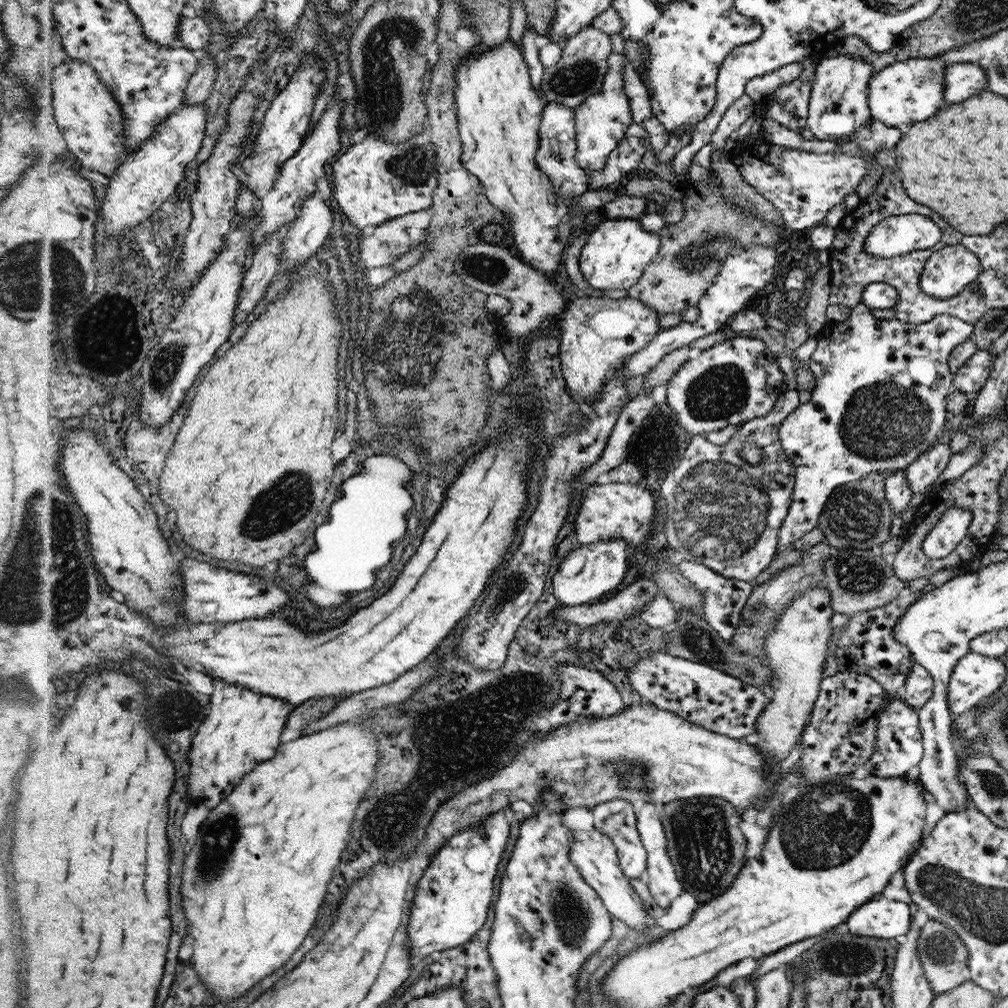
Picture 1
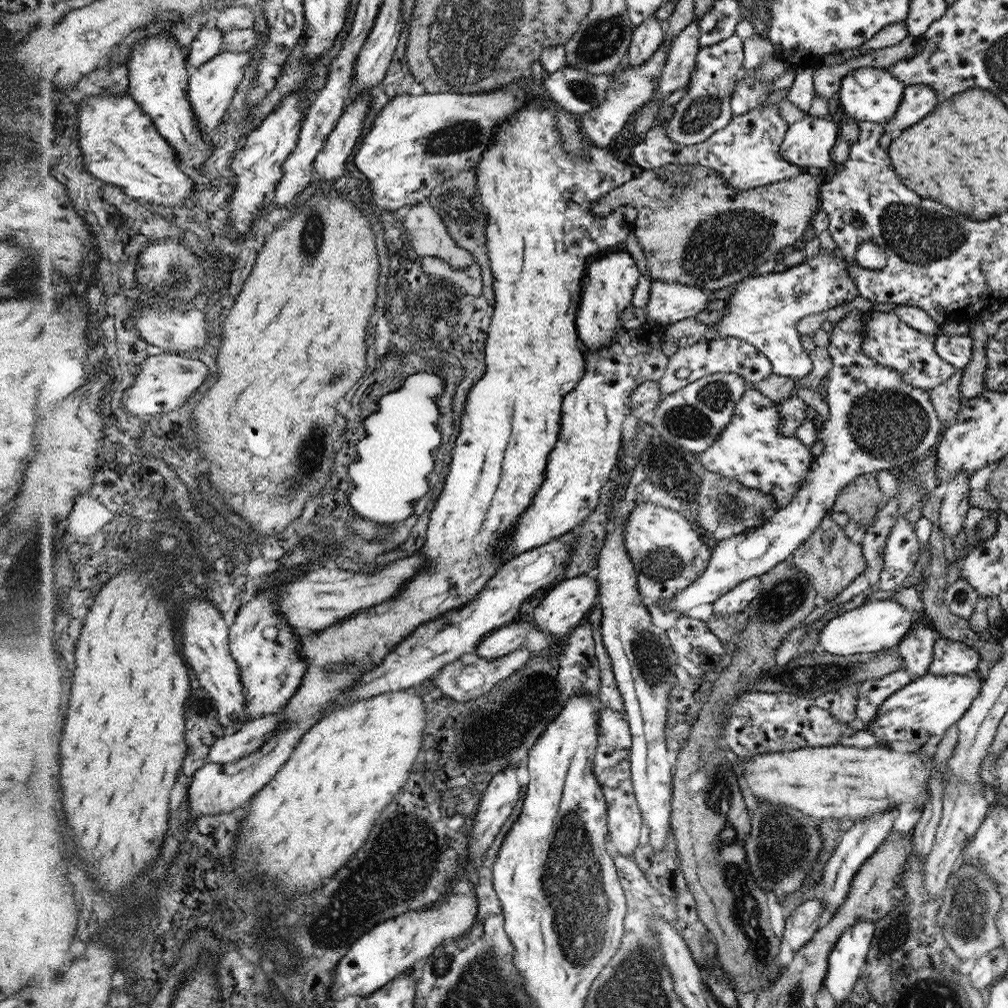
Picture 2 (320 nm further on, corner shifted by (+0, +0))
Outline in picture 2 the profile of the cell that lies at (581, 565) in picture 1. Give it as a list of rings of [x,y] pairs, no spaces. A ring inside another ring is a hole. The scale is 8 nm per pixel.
[[[583,573],[574,578],[568,578],[557,584],[546,593],[541,604],[532,612],[532,620],[535,626],[550,636],[558,636],[562,639],[571,635],[576,628],[586,621],[590,610],[598,596],[598,583],[595,574]]]

